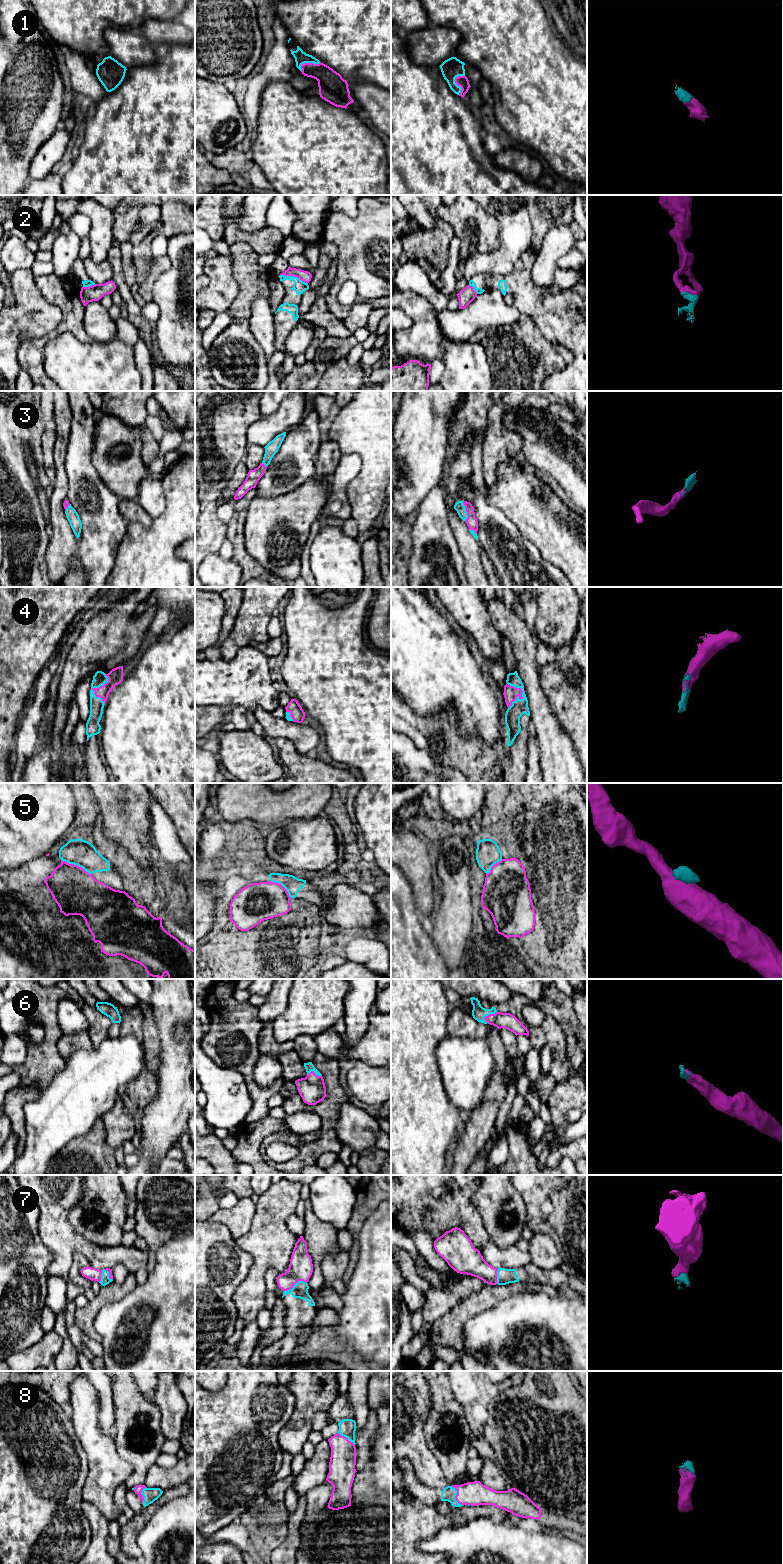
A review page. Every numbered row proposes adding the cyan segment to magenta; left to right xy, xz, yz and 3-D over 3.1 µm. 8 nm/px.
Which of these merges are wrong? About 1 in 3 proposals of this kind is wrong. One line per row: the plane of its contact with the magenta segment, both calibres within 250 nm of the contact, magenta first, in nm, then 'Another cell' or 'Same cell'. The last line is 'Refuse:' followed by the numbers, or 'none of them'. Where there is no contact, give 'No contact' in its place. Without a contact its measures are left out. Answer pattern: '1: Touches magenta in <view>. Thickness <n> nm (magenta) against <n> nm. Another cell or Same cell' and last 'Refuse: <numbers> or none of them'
1: Touches magenta in yz. Thickness 90 nm (magenta) against 160 nm. Same cell
2: Touches magenta in xz. Thickness 90 nm (magenta) against 100 nm. Another cell
3: Touches magenta in yz. Thickness 90 nm (magenta) against 80 nm. Same cell
4: Touches magenta in yz. Thickness 110 nm (magenta) against 130 nm. Same cell
5: Touches magenta in xy. Thickness 360 nm (magenta) against 220 nm. Another cell
6: Touches magenta in yz. Thickness 130 nm (magenta) against 110 nm. Same cell
7: Touches magenta in xy. Thickness 100 nm (magenta) against 70 nm. Same cell
8: Touches magenta in yz. Thickness 190 nm (magenta) against 110 nm. Same cell
Refuse: 2, 5

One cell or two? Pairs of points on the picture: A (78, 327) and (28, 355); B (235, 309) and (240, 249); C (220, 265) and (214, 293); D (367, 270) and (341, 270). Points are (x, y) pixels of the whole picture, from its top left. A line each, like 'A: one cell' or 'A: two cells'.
A: one cell
B: one cell
C: one cell
D: two cells

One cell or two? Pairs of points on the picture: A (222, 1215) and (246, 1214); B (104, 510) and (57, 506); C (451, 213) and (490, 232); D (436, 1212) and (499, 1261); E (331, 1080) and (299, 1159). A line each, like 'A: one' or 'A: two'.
A: one
B: two
C: one
D: one
E: one

